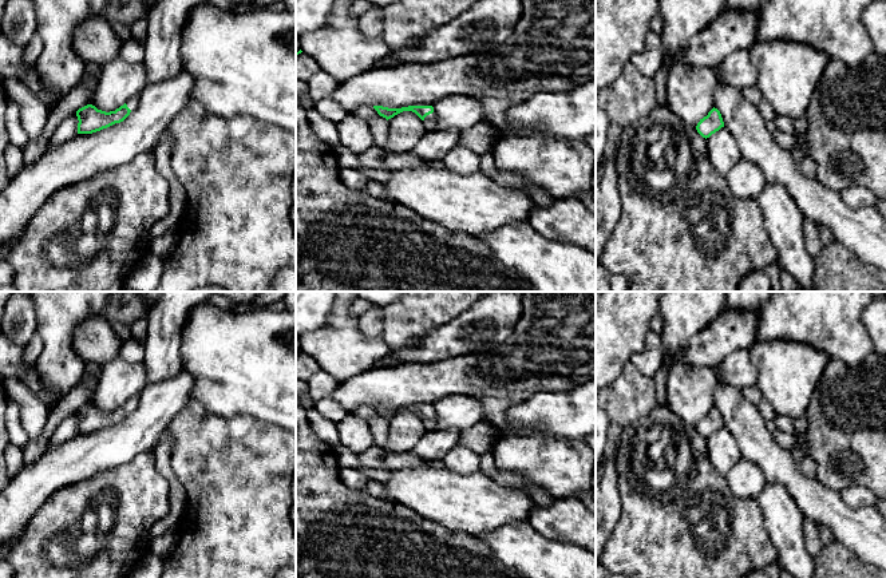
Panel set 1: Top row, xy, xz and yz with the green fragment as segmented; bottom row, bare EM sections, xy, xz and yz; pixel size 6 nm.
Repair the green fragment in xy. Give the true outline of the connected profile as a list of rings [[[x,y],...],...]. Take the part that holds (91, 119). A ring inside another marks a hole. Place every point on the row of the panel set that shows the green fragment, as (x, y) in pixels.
[[[141,94],[132,96],[115,111],[102,111],[92,104],[87,104],[76,111],[78,134],[92,134],[107,128],[115,123],[123,122],[139,103]]]

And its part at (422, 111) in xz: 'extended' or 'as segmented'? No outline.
extended

